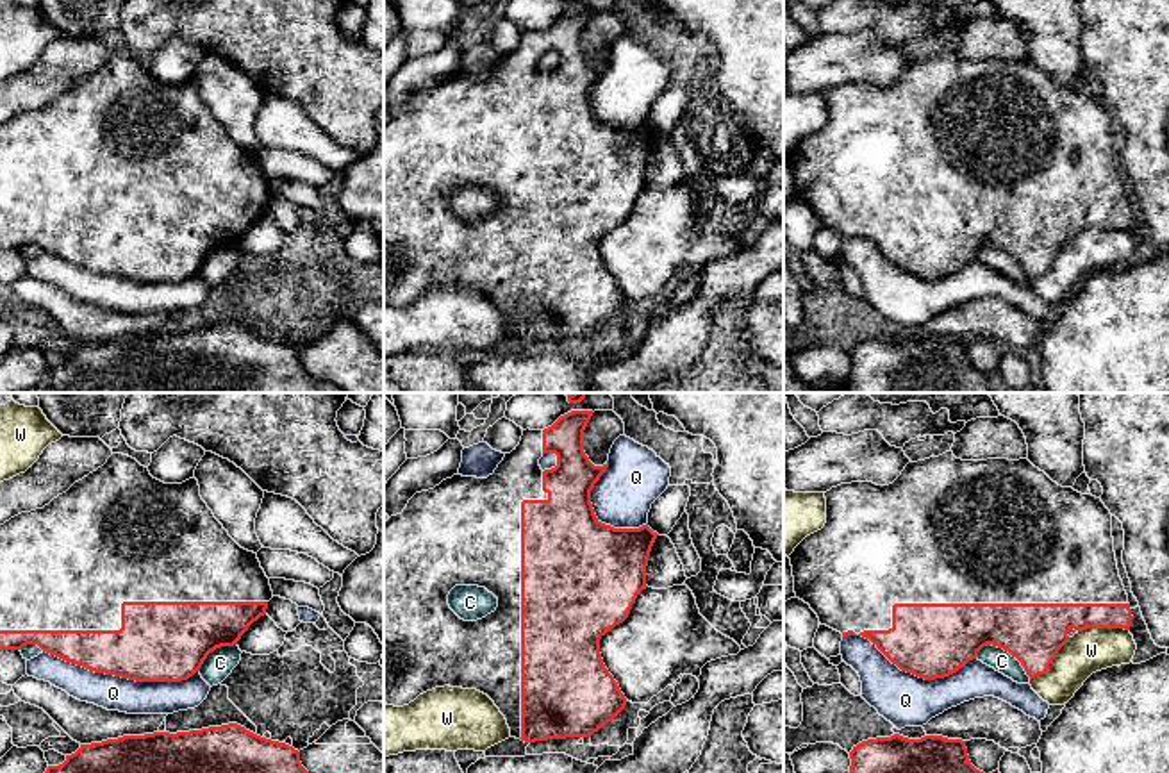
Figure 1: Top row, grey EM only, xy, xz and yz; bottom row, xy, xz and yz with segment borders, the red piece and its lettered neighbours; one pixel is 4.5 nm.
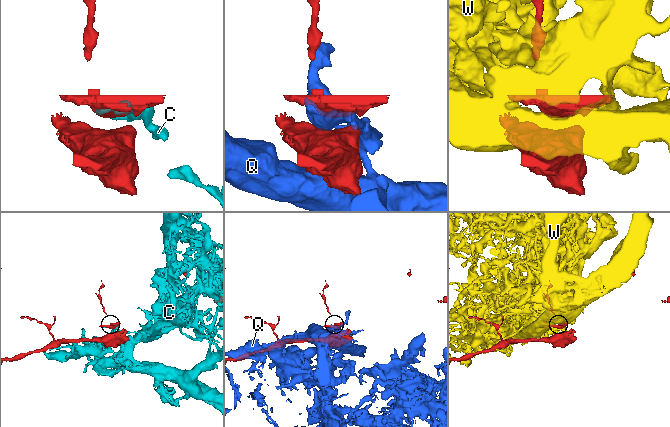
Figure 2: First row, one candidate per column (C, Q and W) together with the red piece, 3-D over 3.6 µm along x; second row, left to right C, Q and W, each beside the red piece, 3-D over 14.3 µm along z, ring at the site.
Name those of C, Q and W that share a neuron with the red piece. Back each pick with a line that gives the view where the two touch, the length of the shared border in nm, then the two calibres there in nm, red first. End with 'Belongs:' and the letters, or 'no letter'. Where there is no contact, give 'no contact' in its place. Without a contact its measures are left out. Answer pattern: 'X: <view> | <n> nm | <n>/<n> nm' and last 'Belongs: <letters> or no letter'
Belongs: no letter

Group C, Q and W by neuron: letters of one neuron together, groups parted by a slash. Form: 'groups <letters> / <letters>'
groups C / Q / W

